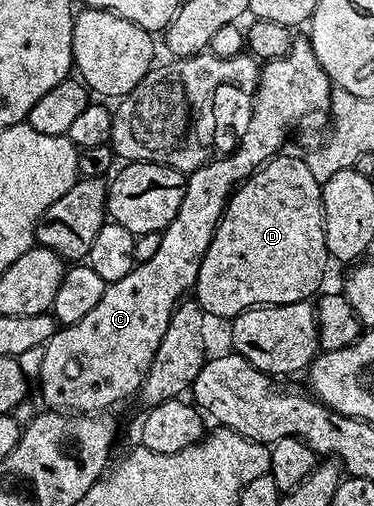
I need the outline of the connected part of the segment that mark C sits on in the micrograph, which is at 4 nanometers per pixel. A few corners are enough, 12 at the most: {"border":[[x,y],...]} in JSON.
{"border":[[311,39],[259,69],[231,155],[102,302],[44,344],[49,409],[139,393],[232,193],[334,85]]}

